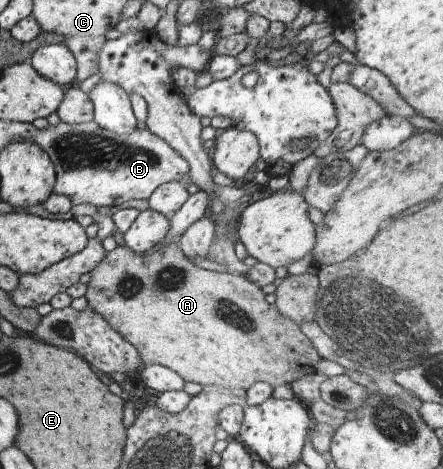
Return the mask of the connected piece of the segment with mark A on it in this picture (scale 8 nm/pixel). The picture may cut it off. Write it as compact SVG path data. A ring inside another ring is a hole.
M168 243L167 246L156 247L148 253L135 253L130 248L117 246L114 250L106 253L102 262L88 274L86 298L90 308L100 313L102 318L114 330L117 330L126 341L132 343L139 352L143 366L162 365L179 374L185 381L198 382L202 386L215 386L222 388L244 388L246 391L257 382L268 383L273 389L281 384L292 384L303 376L315 373L317 364L322 360L314 348L312 341L303 333L300 325L288 317L281 315L274 304L266 301L266 295L256 283L249 281L244 274L219 273L209 271L194 265L178 243Z

